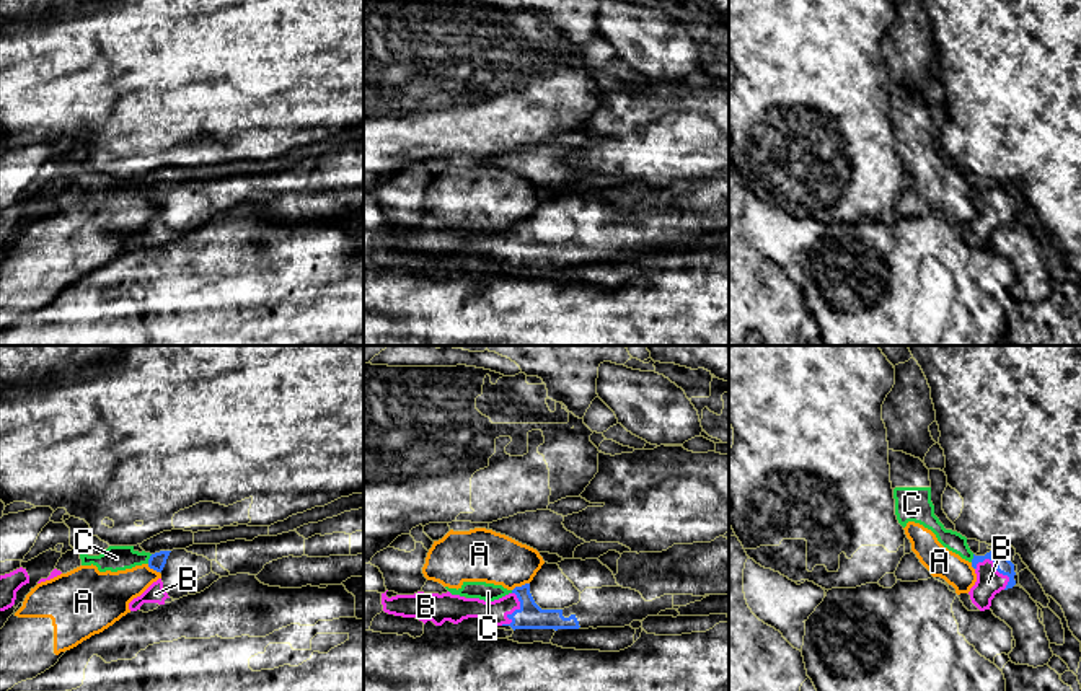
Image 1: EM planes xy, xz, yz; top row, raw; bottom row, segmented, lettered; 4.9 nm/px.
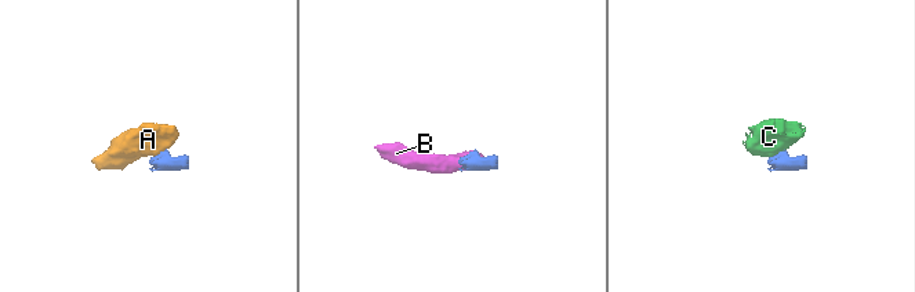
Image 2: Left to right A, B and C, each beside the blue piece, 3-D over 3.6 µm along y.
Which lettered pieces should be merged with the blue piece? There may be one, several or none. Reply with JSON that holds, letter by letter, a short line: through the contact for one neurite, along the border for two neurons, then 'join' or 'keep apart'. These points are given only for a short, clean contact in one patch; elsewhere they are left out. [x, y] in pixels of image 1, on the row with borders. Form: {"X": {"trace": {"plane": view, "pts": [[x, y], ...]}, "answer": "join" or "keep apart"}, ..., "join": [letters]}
{"A": {"trace": {"plane": "xz", "pts": [[529, 582], [512, 590]]}, "answer": "keep apart"}, "B": {"trace": {"plane": "yz", "pts": [[1001, 563], [997, 569], [988, 582]]}, "answer": "join"}, "C": {"trace": {"plane": "xy", "pts": [[152, 554], [147, 563]]}, "answer": "keep apart"}, "join": ["B"]}

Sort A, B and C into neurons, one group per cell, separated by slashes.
A C / B

